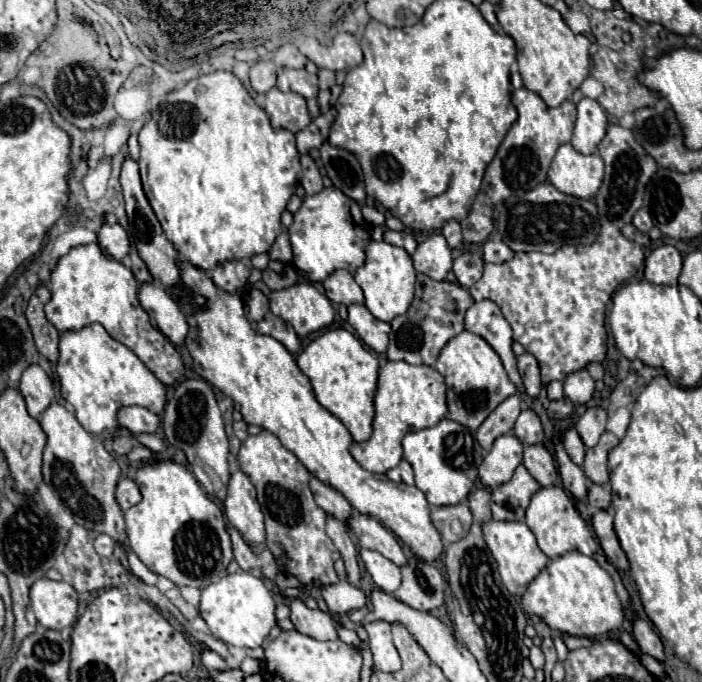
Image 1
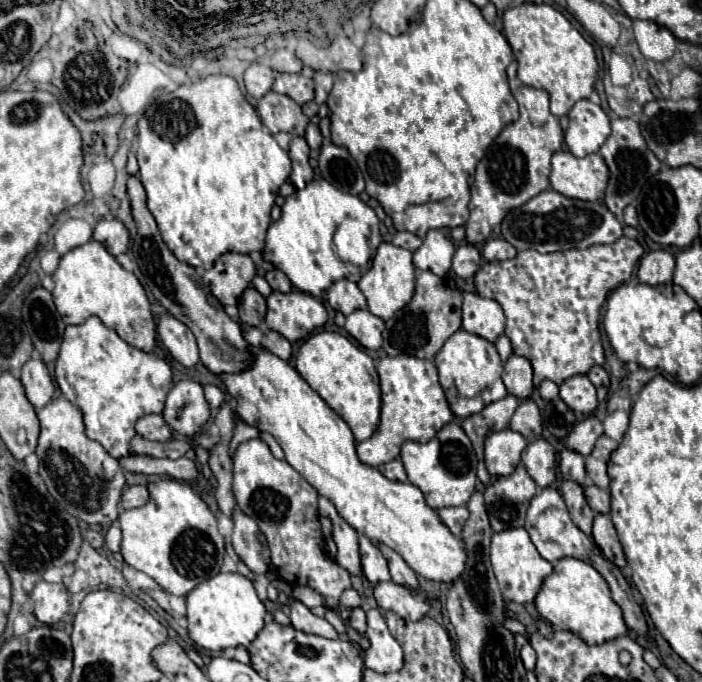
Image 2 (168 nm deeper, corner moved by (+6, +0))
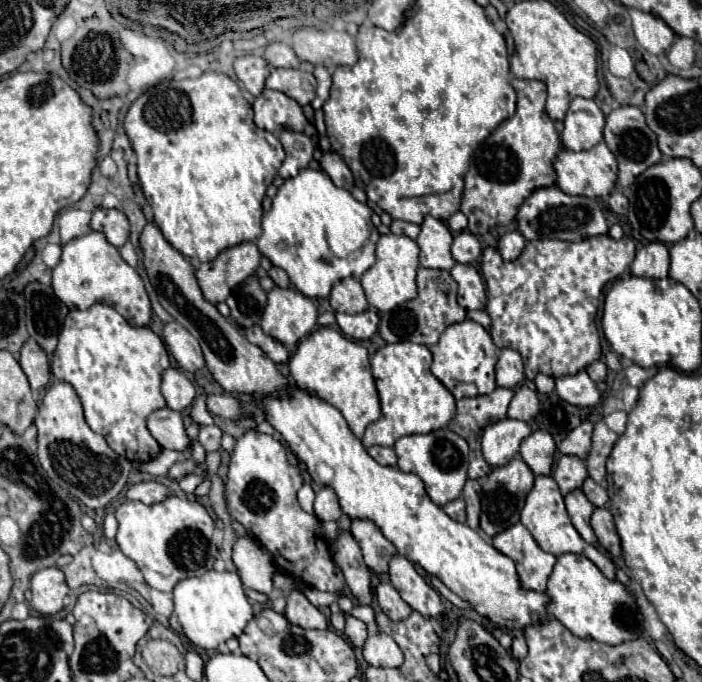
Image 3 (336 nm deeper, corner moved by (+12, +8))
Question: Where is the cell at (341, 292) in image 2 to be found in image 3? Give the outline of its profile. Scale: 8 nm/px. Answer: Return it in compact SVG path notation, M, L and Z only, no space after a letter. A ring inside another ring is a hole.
M348 278L348 280L342 280L340 284L336 284L336 288L332 288L332 296L328 300L336 312L346 312L346 314L358 314L358 312L364 312L370 308L370 304L364 296L364 290L356 278Z

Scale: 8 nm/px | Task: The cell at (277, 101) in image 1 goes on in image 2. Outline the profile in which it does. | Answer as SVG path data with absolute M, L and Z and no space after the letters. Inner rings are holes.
M272 90L258 102L256 110L272 134L296 132L296 136L304 136L304 128L310 122L308 116L304 116L302 108L290 96Z

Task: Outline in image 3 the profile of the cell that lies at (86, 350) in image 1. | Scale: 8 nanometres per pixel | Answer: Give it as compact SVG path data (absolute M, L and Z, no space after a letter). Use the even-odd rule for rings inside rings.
M94 304L88 310L72 310L68 314L68 320L64 322L64 330L52 358L52 374L58 380L70 382L74 386L82 400L88 426L94 432L102 434L108 440L108 446L130 462L148 462L162 452L160 444L146 428L146 418L166 406L166 400L160 392L160 378L168 366L170 362L164 342L150 328L128 324L112 306L106 304Z

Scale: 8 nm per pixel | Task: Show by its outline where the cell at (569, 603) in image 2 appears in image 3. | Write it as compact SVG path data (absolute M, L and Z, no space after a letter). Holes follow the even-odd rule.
M562 554L548 580L550 606L548 612L560 620L574 636L594 638L602 644L622 644L636 640L644 632L644 616L636 604L636 596L618 582L606 578L596 564L580 554Z

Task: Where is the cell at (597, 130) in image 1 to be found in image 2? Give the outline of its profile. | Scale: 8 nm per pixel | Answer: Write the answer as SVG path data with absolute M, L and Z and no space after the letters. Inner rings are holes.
M578 100L568 112L568 118L570 126L566 130L566 146L578 158L598 152L610 136L608 116L590 100Z

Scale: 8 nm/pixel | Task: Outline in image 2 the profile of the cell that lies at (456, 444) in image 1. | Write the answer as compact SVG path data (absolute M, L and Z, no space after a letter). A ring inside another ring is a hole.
M448 422L428 442L404 442L400 458L404 462L408 480L422 490L426 504L434 510L444 506L464 506L476 488L478 460L460 422Z

